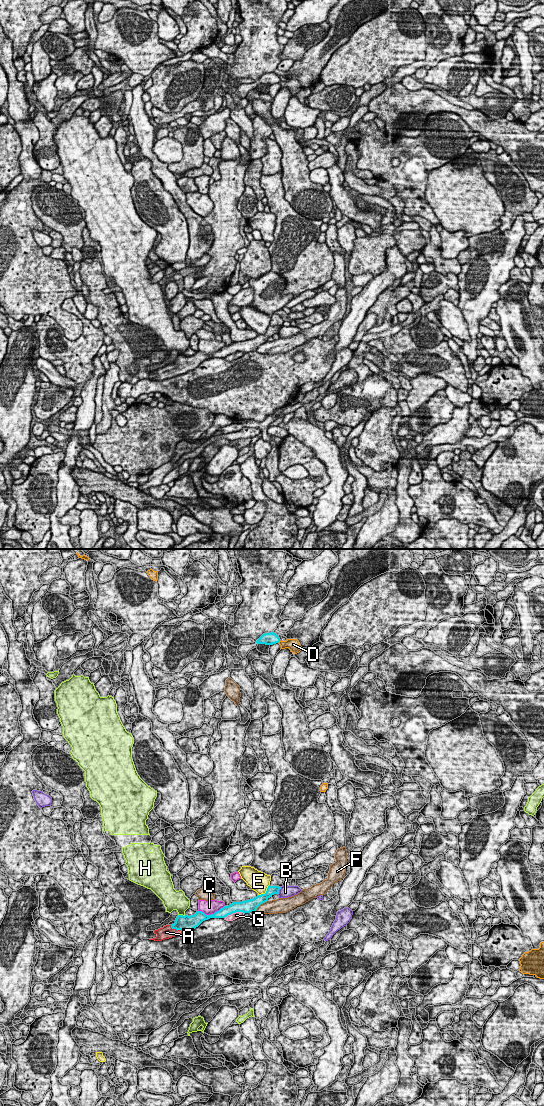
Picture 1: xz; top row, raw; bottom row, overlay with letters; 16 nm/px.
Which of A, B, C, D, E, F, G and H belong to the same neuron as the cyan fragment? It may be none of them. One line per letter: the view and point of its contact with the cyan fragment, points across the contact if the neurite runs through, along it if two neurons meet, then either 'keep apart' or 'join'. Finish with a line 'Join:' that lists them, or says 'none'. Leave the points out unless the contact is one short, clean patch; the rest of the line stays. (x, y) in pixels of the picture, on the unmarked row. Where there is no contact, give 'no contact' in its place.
A: xz (176, 369) | across xz (185, 363), (176, 369), (166, 372) | join
B: xz (278, 331) | keep apart
C: xz (211, 354) | keep apart
D: xz (279, 81) | keep apart
E: xz (266, 332) | keep apart
F: xz (261, 343) | keep apart
G: xz (234, 352) | keep apart
H: xz (182, 355) | keep apart
Join: A

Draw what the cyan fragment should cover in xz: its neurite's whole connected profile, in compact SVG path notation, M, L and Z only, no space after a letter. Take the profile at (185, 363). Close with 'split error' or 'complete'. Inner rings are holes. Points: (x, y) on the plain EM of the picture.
M268 326L265 334L258 335L257 337L242 341L242 342L233 342L229 346L224 346L219 351L211 355L206 355L202 351L197 351L194 355L178 355L175 363L172 365L166 365L163 368L155 370L154 373L157 375L156 378L150 379L155 381L162 381L169 379L181 374L184 374L190 370L198 367L203 361L210 358L225 358L228 355L231 355L236 352L250 353L255 352L257 348L268 341L270 337L274 334L279 334L279 326Z; split error

